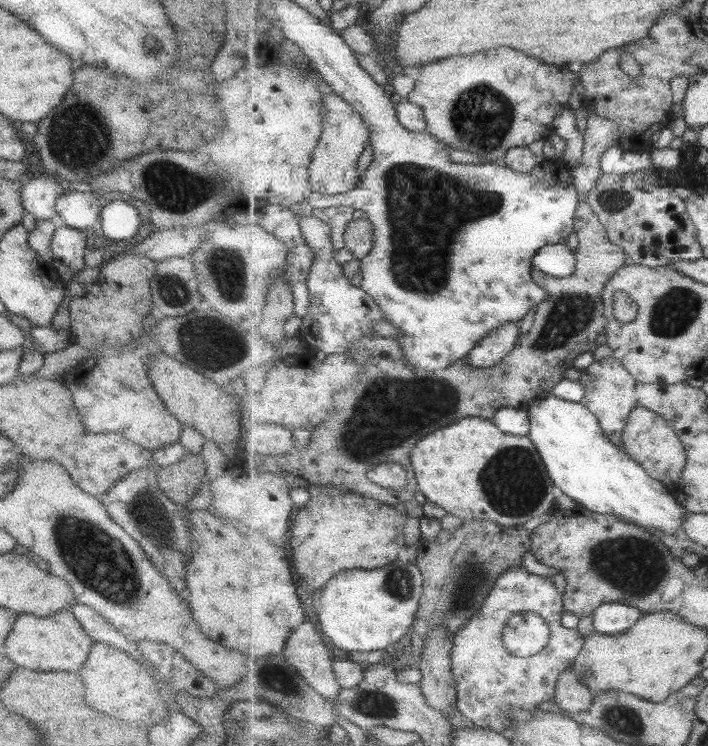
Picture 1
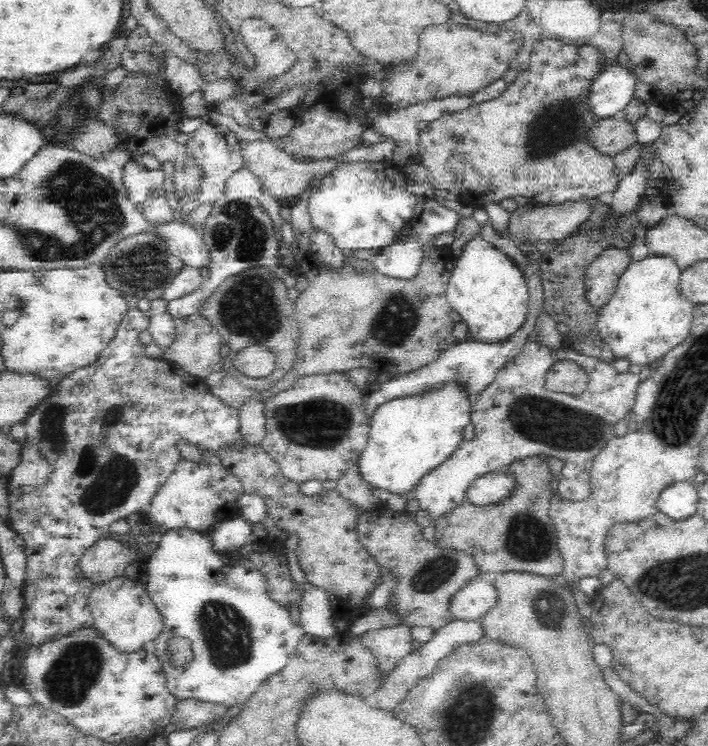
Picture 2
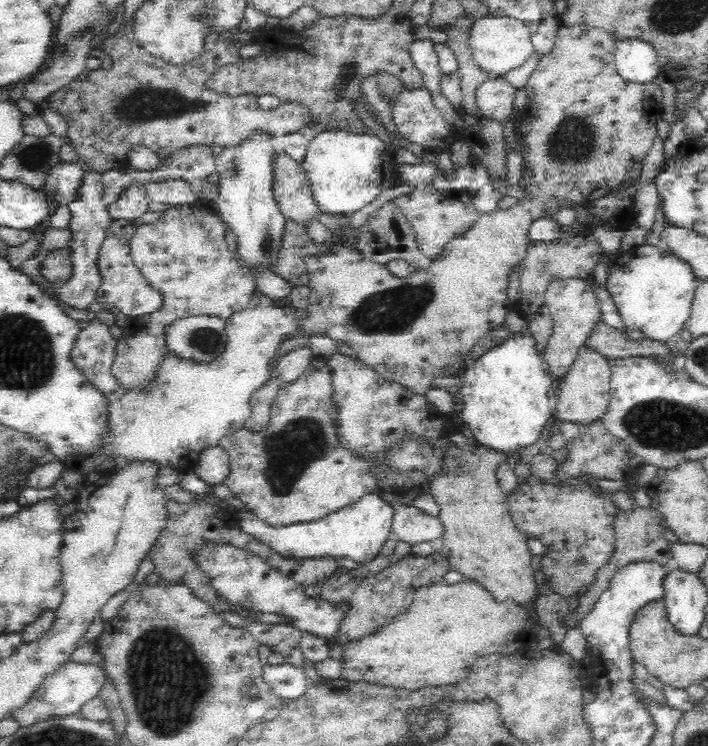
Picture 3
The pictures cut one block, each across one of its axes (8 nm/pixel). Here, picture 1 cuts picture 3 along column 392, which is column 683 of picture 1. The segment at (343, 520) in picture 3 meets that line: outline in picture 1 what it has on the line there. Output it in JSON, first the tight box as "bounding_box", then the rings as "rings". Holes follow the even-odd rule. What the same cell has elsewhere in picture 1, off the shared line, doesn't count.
{"bounding_box":[528,393,689,535],"rings":[[[541,393],[537,398],[534,398],[530,402],[530,407],[528,408],[528,415],[531,418],[531,432],[530,439],[535,443],[535,446],[538,448],[538,451],[542,454],[542,459],[548,468],[548,473],[550,477],[554,480],[554,483],[557,486],[559,492],[563,492],[568,497],[570,497],[575,503],[582,504],[584,507],[590,511],[594,511],[599,514],[612,514],[617,515],[619,518],[626,518],[627,523],[638,523],[643,526],[653,526],[658,530],[662,531],[664,534],[673,535],[677,530],[682,530],[682,522],[684,521],[684,516],[689,512],[684,506],[678,501],[675,500],[675,496],[671,495],[671,492],[667,490],[667,487],[659,480],[655,480],[634,458],[631,458],[630,454],[627,454],[627,451],[624,448],[621,448],[619,445],[615,444],[603,431],[601,427],[599,418],[595,416],[585,406],[582,402],[571,402],[567,399],[559,398],[553,393]]]}

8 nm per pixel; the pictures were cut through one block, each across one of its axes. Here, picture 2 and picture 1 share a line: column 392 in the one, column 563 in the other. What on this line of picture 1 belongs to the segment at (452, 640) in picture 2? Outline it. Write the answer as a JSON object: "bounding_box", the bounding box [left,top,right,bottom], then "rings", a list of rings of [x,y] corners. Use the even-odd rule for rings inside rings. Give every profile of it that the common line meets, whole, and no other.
{"bounding_box":[553,668,593,712],"rings":[[[569,668],[565,669],[558,678],[556,696],[553,702],[565,711],[583,712],[593,702],[592,688],[580,681],[579,677]]]}

